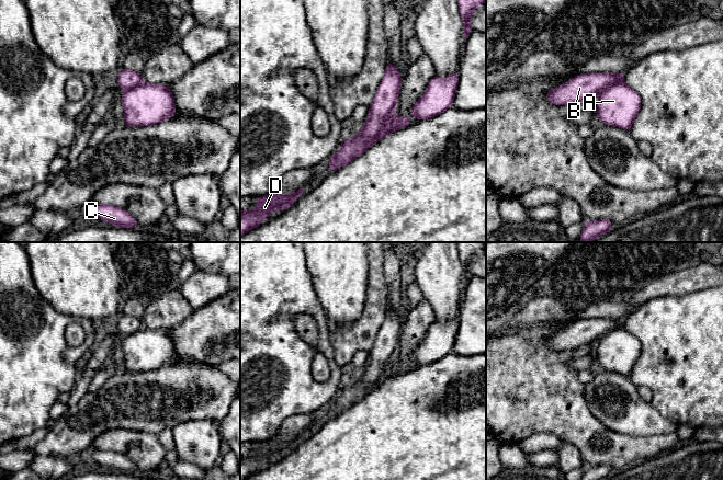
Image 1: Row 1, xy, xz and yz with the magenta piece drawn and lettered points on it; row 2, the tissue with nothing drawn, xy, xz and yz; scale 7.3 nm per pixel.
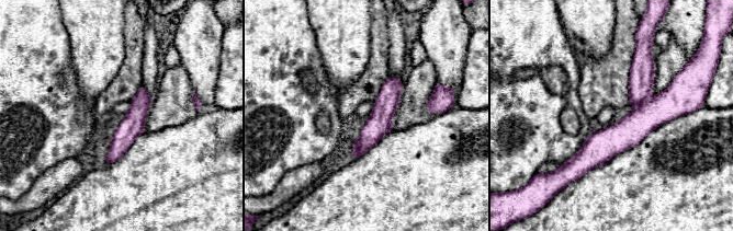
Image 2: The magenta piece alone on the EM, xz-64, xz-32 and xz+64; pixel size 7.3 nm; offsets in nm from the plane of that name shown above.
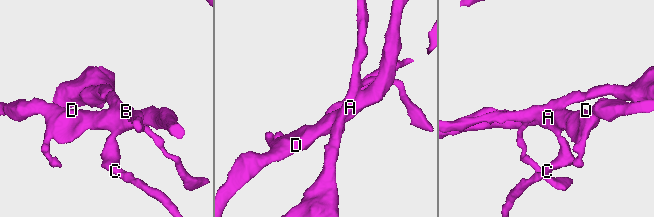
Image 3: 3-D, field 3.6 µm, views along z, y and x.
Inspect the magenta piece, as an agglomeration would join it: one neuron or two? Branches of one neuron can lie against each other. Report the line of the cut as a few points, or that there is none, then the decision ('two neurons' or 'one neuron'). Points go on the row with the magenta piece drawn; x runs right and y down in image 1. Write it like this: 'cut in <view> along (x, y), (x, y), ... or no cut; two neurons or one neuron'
cut in xz along (394, 110), (375, 135), (364, 138), (359, 134); two neurons

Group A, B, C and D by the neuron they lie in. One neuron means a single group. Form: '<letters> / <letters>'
A C D / B

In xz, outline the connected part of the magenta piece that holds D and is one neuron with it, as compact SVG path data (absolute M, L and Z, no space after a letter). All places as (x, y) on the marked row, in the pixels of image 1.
M304 187L286 195L276 191L266 196L255 197L258 203L255 209L250 212L240 210L240 237L258 227L263 219L276 209L285 210L292 206L294 201L301 197L303 190Z

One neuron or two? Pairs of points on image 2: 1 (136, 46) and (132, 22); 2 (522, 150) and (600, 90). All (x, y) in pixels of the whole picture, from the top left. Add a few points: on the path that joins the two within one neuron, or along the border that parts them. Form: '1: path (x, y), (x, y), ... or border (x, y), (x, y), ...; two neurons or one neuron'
1: path (134, 41), (134, 27); one neuron
2: border (579, 79), (578, 97), (582, 111), (589, 119); two neurons

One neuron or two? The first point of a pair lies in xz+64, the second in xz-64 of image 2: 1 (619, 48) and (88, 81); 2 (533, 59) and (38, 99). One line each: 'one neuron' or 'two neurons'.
1: two neurons
2: one neuron

